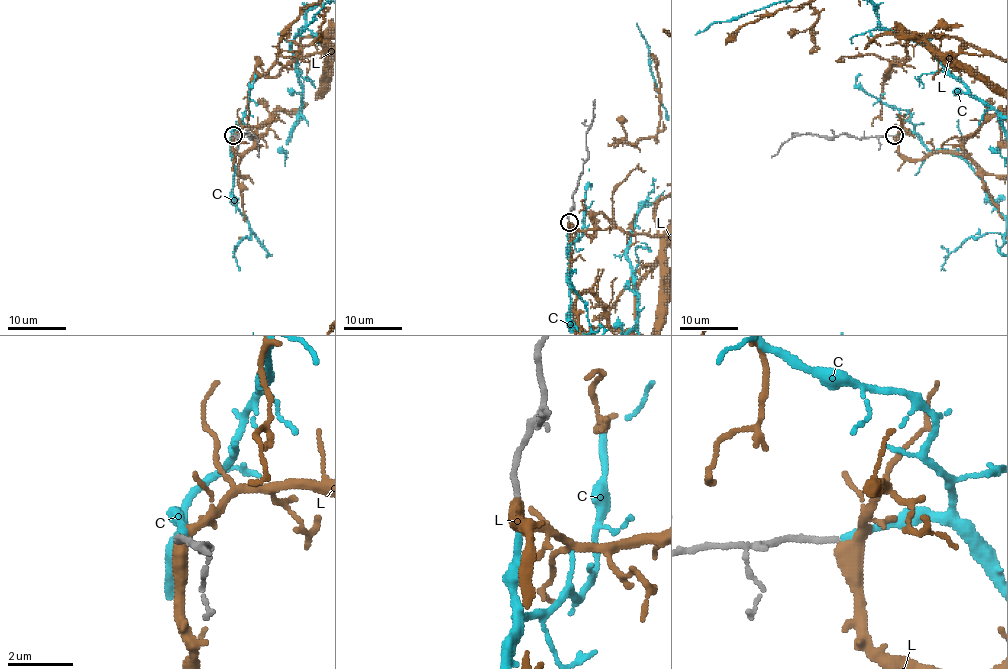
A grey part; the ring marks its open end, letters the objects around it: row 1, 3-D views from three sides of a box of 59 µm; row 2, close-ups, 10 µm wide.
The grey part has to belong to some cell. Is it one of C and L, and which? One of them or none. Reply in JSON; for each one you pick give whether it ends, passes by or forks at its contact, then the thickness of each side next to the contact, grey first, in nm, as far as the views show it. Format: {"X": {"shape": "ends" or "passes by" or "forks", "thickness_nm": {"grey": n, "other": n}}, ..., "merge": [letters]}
{"C": {"shape": "ends", "thickness_nm": {"grey": 180, "other": 190}}, "merge": ["C"]}

